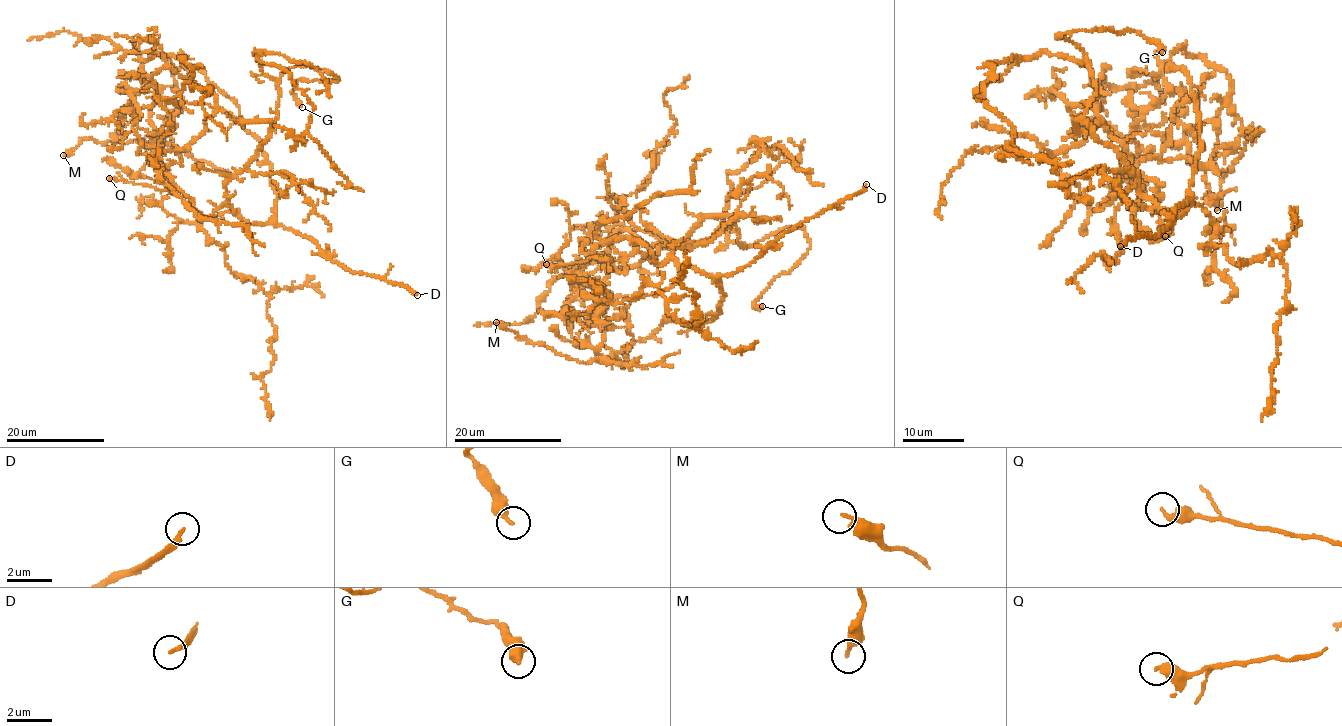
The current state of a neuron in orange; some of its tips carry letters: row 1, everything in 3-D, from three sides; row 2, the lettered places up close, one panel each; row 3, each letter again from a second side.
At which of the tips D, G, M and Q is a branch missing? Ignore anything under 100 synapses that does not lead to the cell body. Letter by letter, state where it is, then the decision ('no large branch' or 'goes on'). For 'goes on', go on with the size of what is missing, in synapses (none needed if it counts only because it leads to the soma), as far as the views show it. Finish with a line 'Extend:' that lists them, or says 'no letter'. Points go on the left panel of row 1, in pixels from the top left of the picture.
D: place (417, 295); goes on
G: place (302, 107); no large branch
M: place (63, 155); no large branch
Q: place (109, 178); no large branch
Extend: D

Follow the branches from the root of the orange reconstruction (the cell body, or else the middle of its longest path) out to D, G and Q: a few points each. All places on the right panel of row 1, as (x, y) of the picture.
D: (1165, 212), (1181, 215), (1189, 200), (1173, 211), (1170, 225), (1159, 230), (1156, 235), (1129, 237), (1120, 246)
G: (1165, 212), (1093, 133), (1085, 117), (1095, 90), (1089, 61), (1056, 34), (1130, 29), (1162, 52)
Q: (1165, 212), (1113, 148), (1076, 121), (1080, 134), (1101, 120), (1134, 173), (1161, 183), (1155, 209), (1165, 236)

